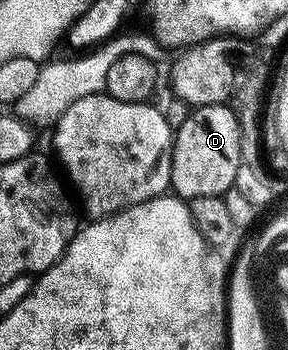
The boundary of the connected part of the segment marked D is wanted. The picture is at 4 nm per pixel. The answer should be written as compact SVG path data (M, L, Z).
M222 104L219 106L199 106L196 107L189 115L187 120L183 120L181 126L176 127L173 136L173 163L171 164L171 190L176 197L182 200L188 200L195 196L223 196L231 189L234 189L236 184L236 172L241 166L241 149L239 148L239 124L237 116L233 113L228 105Z

